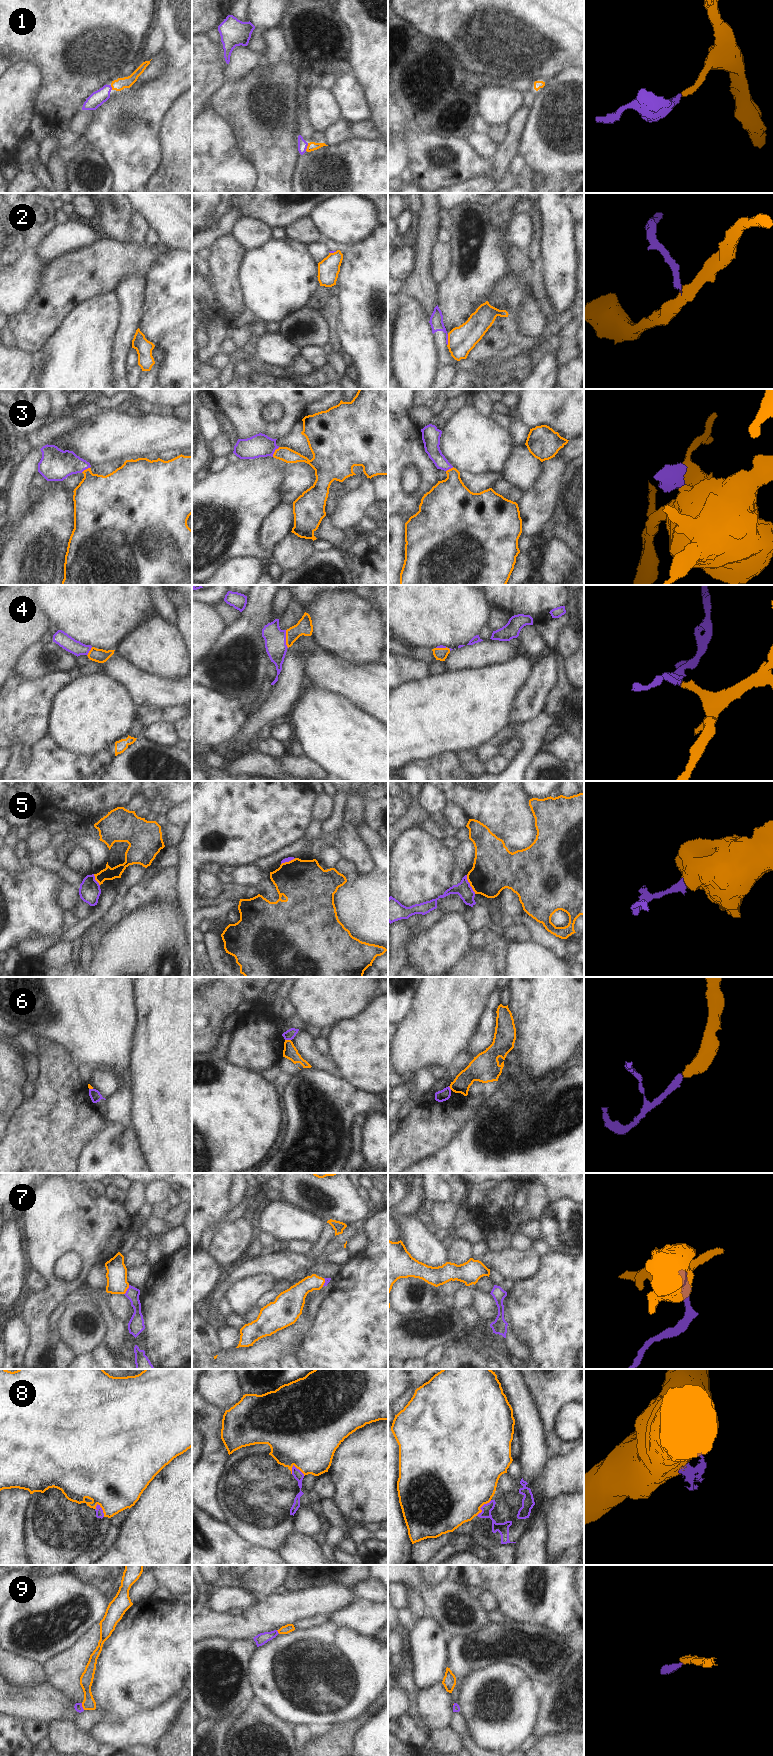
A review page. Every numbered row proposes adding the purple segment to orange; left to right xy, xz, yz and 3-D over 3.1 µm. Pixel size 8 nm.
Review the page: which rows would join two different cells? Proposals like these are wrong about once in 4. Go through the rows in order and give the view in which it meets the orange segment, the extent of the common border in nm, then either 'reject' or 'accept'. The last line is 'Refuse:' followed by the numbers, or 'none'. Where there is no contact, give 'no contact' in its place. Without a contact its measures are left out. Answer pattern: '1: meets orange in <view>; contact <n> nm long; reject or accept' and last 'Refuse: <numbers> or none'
1: meets orange in xz; contact 70 nm long; accept
2: meets orange in yz; contact 100 nm long; reject
3: meets orange in xz; contact 100 nm long; accept
4: meets orange in xz; contact 150 nm long; accept
5: meets orange in yz; contact 170 nm long; reject
6: meets orange in xz; contact 50 nm long; reject
7: meets orange in xy; contact 90 nm long; accept
8: meets orange in xy; contact 130 nm long; reject
9: meets orange in xy; contact 60 nm long; accept
Refuse: 2, 5, 6, 8

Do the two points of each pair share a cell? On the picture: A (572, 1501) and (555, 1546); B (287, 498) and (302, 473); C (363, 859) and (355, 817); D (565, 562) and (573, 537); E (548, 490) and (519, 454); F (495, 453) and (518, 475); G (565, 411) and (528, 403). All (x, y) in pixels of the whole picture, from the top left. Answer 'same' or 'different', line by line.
A: same
B: same
C: same
D: different
E: different
F: different
G: same

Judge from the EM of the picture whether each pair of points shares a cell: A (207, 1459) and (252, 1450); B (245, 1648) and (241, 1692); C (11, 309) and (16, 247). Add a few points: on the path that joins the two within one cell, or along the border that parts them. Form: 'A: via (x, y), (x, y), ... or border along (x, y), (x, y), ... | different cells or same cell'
A: border along (229, 1455), (223, 1468) | different cells
B: via (240, 1659), (240, 1681) | same cell
C: via (11, 294), (12, 262) | same cell

